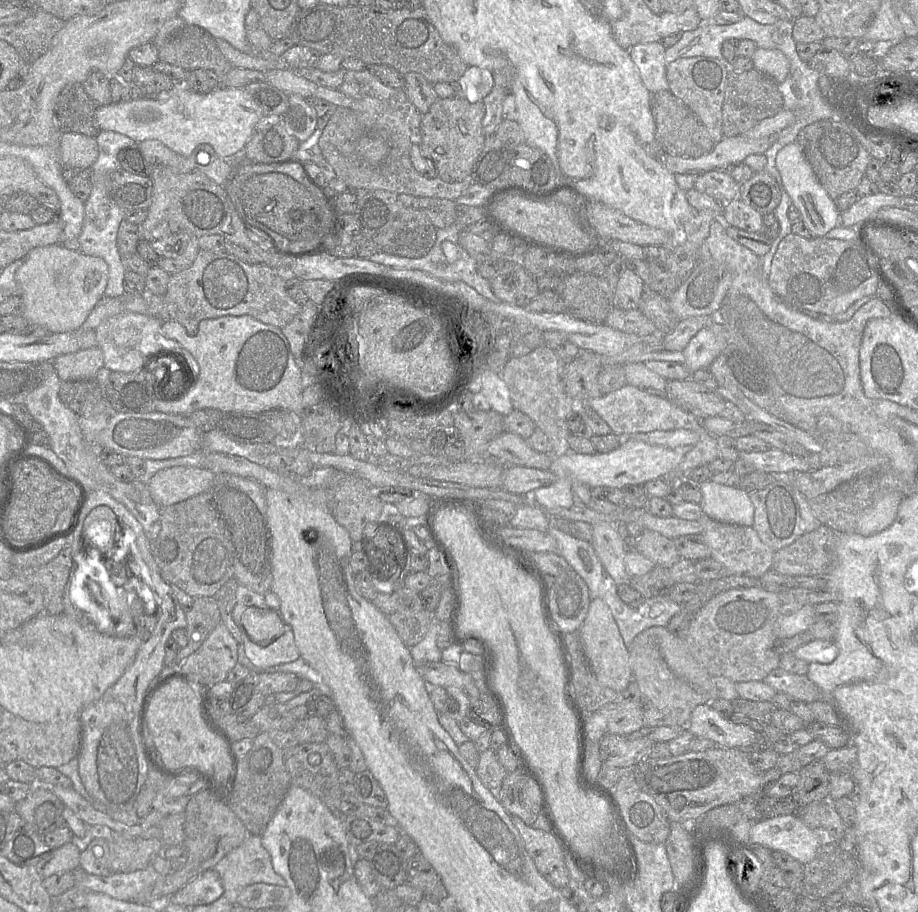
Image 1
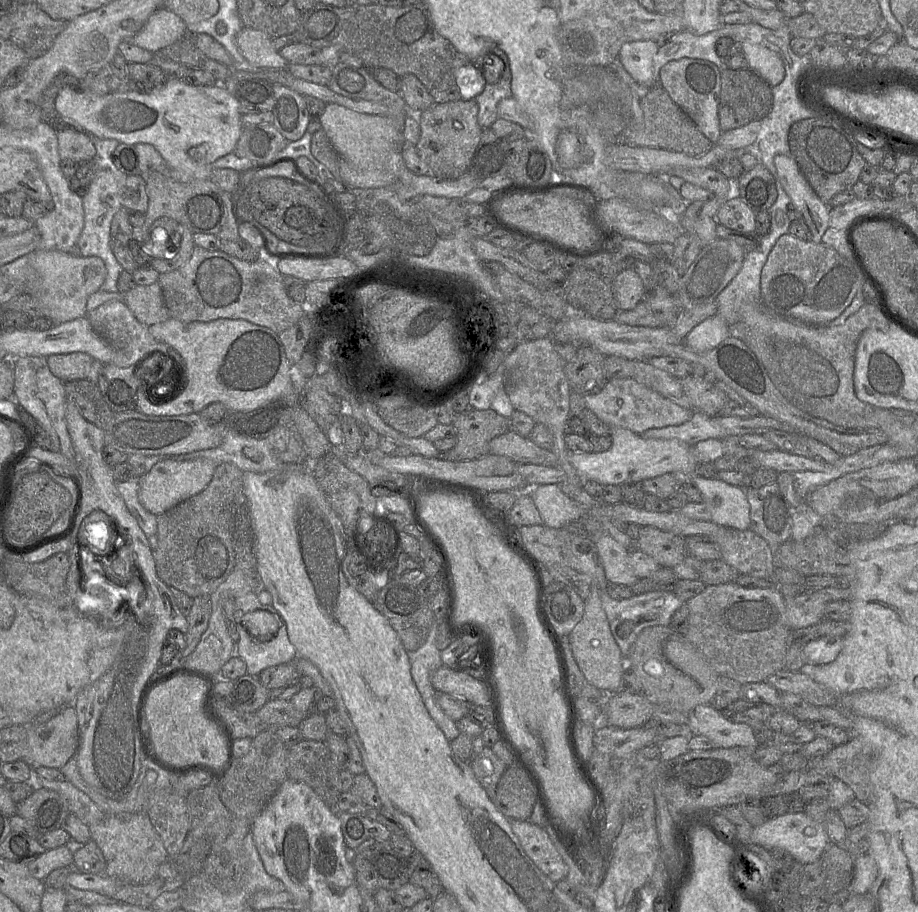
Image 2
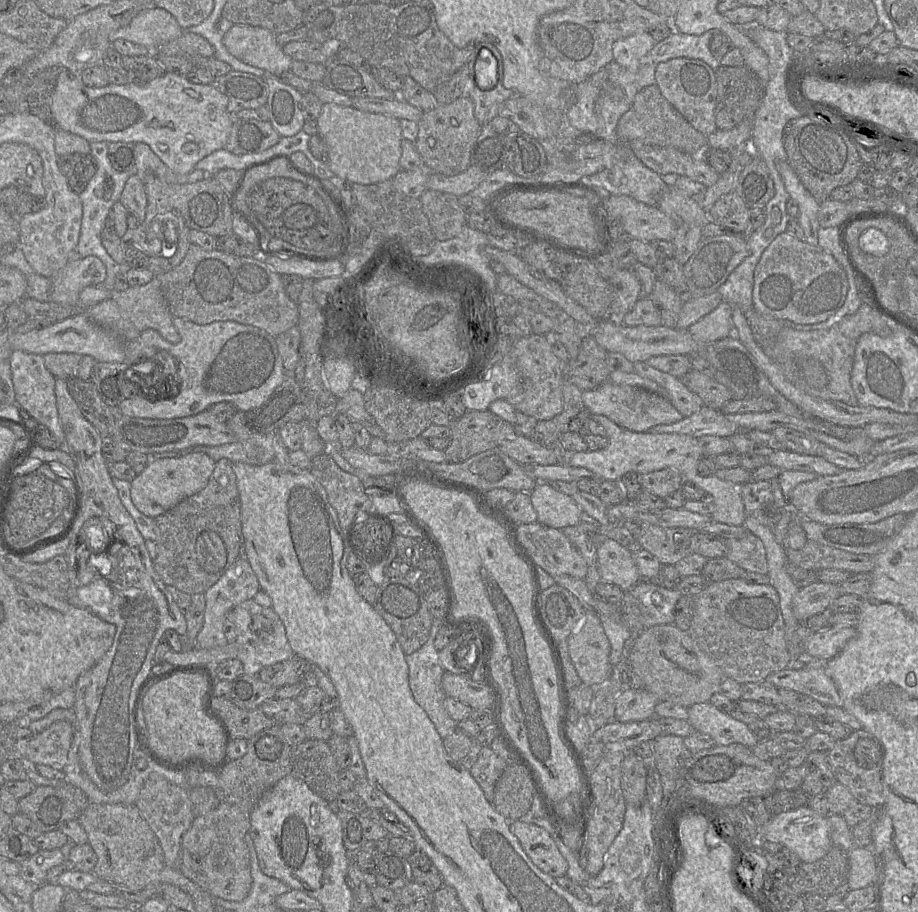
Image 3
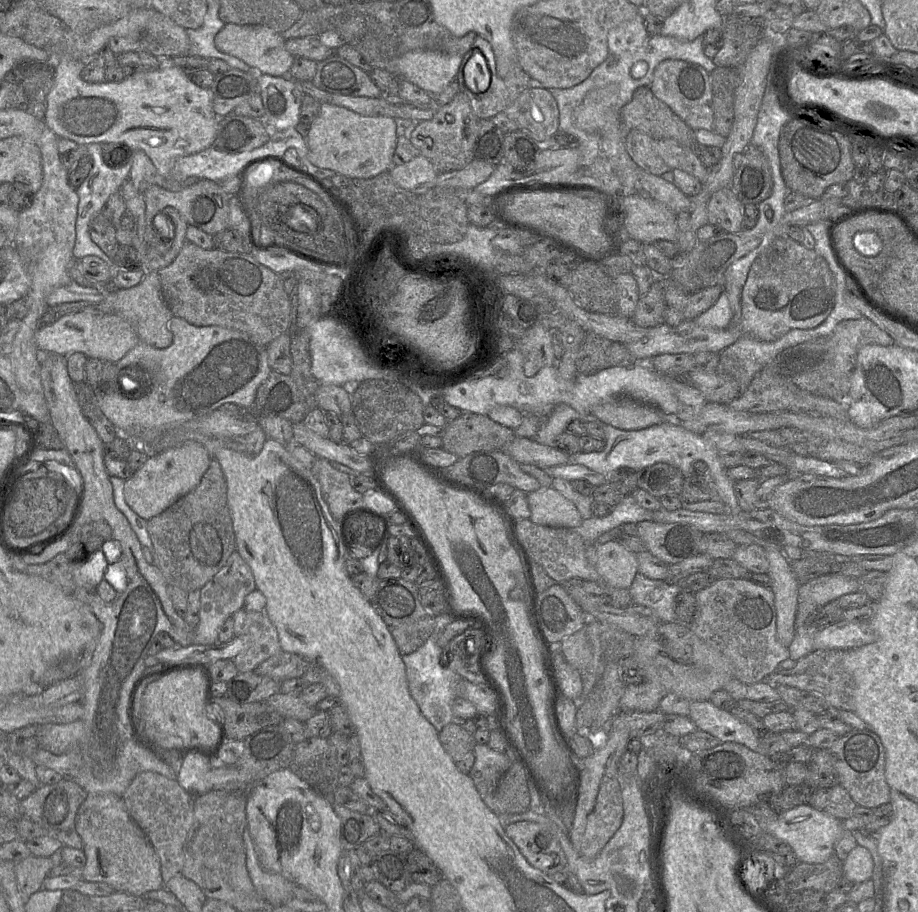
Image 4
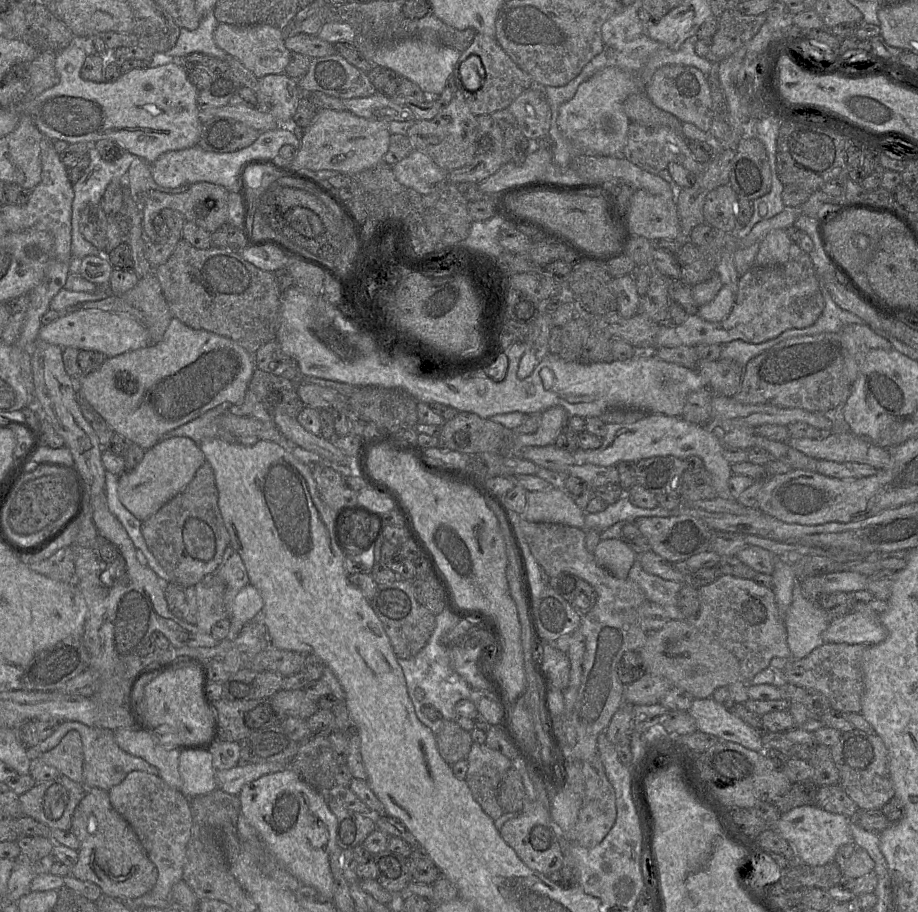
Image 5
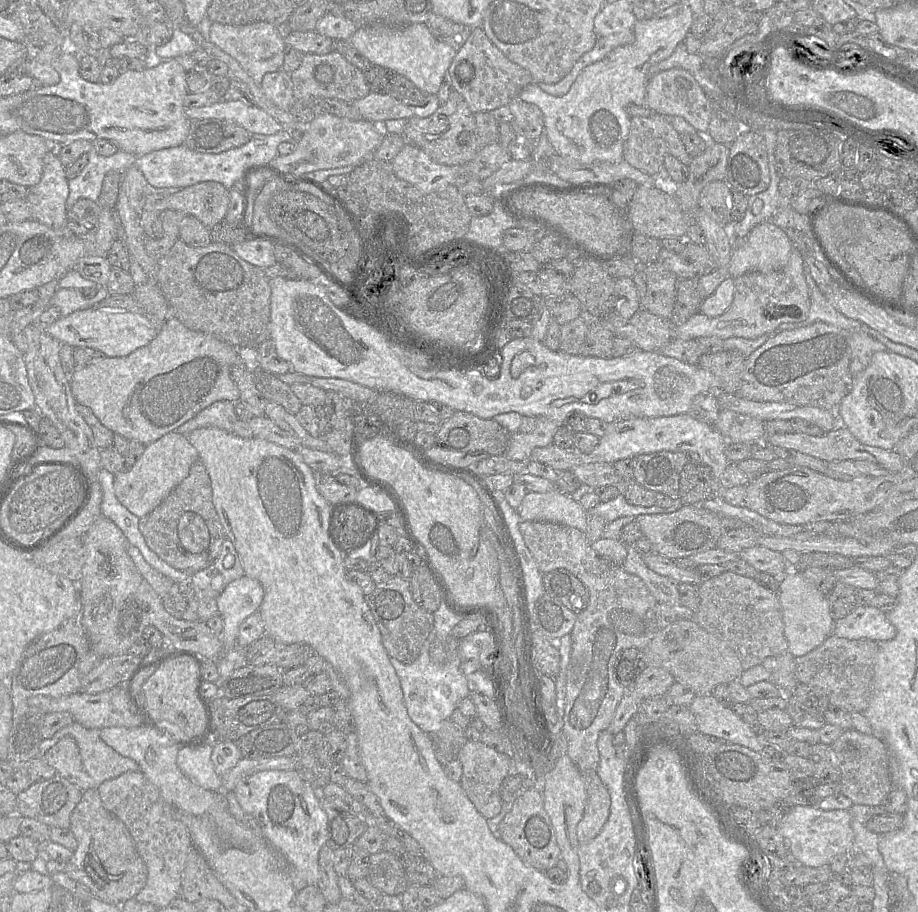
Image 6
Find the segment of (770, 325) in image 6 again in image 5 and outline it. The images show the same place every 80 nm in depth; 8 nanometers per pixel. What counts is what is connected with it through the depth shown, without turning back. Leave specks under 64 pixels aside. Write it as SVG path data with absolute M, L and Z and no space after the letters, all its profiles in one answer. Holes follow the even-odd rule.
M791 242L789 259L775 266L751 266L738 279L738 289L730 314L720 322L709 322L698 313L679 325L663 323L653 341L653 349L699 344L722 345L733 340L758 344L777 337L786 330L812 325L824 309L820 279L808 253Z

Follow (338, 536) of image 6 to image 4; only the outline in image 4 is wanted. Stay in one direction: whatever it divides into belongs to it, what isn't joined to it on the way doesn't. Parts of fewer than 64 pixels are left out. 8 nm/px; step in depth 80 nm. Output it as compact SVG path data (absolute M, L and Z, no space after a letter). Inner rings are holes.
M349 511L343 517L342 539L347 553L359 561L380 551L386 541L386 527L378 518L360 511Z

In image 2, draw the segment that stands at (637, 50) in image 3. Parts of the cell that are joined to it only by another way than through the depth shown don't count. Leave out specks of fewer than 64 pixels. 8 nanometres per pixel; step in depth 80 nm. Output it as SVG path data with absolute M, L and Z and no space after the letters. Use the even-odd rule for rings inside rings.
M641 40L622 45L618 60L631 77L642 87L655 85L653 58L659 49L656 41Z

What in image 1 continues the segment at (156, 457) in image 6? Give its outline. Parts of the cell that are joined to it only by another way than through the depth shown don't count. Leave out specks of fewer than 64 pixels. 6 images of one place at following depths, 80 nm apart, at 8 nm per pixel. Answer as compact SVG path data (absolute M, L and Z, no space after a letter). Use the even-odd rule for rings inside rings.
M176 466L159 470L147 488L152 501L164 508L203 493L211 486L214 476L203 467Z

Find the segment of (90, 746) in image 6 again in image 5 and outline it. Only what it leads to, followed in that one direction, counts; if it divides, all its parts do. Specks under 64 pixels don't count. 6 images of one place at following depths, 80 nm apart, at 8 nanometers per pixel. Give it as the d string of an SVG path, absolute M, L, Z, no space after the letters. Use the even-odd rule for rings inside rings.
M65 721L60 722L57 729L51 736L39 743L34 748L26 748L32 757L45 753L54 747L56 747L61 739L69 731L77 731L80 735L83 747L83 782L82 784L87 788L91 789L94 787L110 790L113 786L121 783L126 776L132 771L143 771L158 775L158 770L153 765L149 764L143 758L131 755L123 751L114 739L114 731L111 729L90 727L81 722L77 721Z

